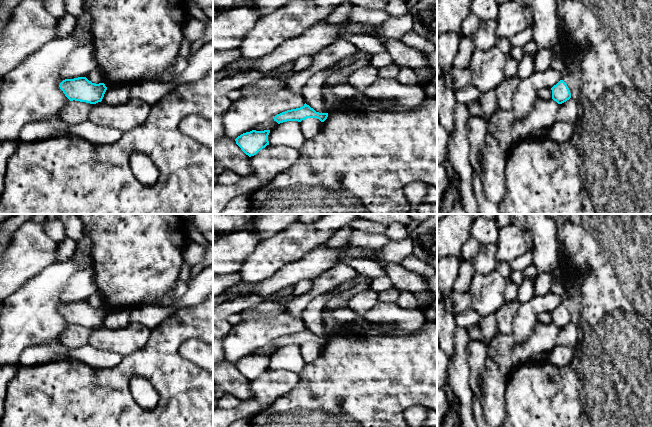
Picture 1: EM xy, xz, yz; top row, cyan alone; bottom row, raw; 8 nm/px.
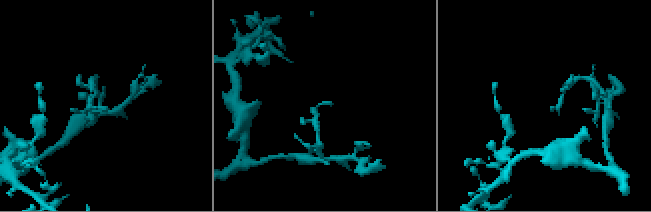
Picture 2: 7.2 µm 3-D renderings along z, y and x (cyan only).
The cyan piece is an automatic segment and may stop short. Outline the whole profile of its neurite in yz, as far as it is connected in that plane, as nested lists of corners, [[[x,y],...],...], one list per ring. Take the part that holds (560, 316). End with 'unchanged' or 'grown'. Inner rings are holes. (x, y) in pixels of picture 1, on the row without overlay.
[[[560,304],[551,314],[552,323],[558,328],[562,328],[571,322],[570,314],[563,304]]] | unchanged

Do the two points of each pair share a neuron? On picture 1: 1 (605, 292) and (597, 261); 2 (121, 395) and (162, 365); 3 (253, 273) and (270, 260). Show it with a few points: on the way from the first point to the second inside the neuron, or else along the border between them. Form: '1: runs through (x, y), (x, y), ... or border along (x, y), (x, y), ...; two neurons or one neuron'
1: runs through (600, 284), (597, 269); one neuron
2: runs through (121, 381), (136, 365), (148, 365); one neuron
3: runs through (257, 269), (266, 260); one neuron

